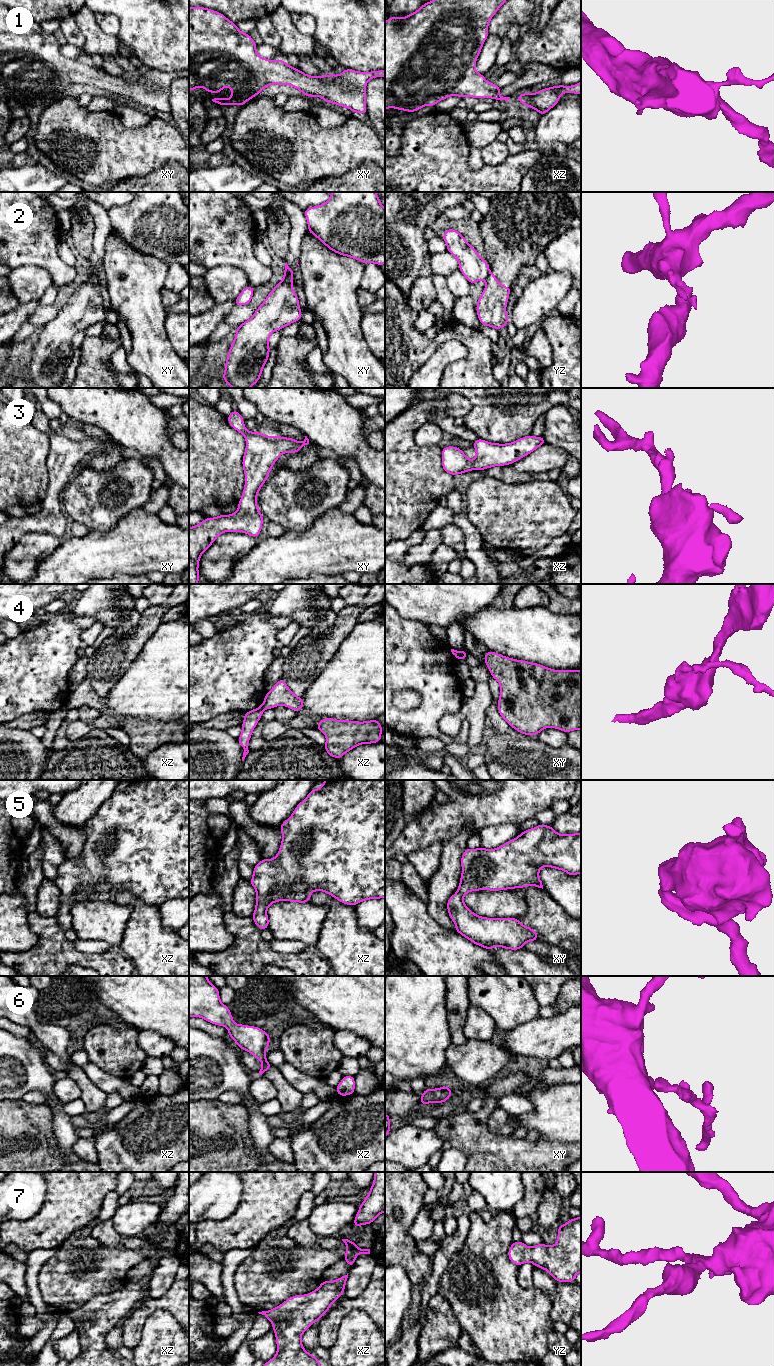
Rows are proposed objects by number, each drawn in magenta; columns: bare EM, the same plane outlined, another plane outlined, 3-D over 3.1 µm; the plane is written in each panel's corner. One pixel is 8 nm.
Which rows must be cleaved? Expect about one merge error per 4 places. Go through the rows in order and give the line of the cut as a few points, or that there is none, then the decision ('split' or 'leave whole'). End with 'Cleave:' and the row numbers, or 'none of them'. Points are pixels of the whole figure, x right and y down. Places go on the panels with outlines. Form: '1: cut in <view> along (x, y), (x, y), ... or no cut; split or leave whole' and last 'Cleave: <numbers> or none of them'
1: no cut; leave whole
2: cut in xy along (284, 276), (292, 279); split
3: no cut; leave whole
4: cut in xz along (260, 706), (263, 710); split
5: no cut; leave whole
6: no cut; leave whole
7: no cut; leave whole
Cleave: 2, 4

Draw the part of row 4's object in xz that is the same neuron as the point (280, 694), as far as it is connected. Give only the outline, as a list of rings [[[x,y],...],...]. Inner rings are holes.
[[[281,678],[273,688],[266,693],[261,708],[263,710],[275,708],[279,705],[288,707],[295,712],[303,709],[303,698],[296,696]]]

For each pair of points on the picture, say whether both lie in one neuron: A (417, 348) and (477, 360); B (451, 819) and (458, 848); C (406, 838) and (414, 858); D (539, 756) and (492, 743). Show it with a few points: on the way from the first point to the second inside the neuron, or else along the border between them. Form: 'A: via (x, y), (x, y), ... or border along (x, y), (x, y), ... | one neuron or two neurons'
A: via (434, 344), (445, 334), (461, 334), (470, 343) | one neuron
B: border along (475, 830), (463, 829), (442, 843) | two neurons
C: border along (434, 842), (407, 855) | two neurons
D: via (527, 756), (520, 756), (504, 749) | one neuron

